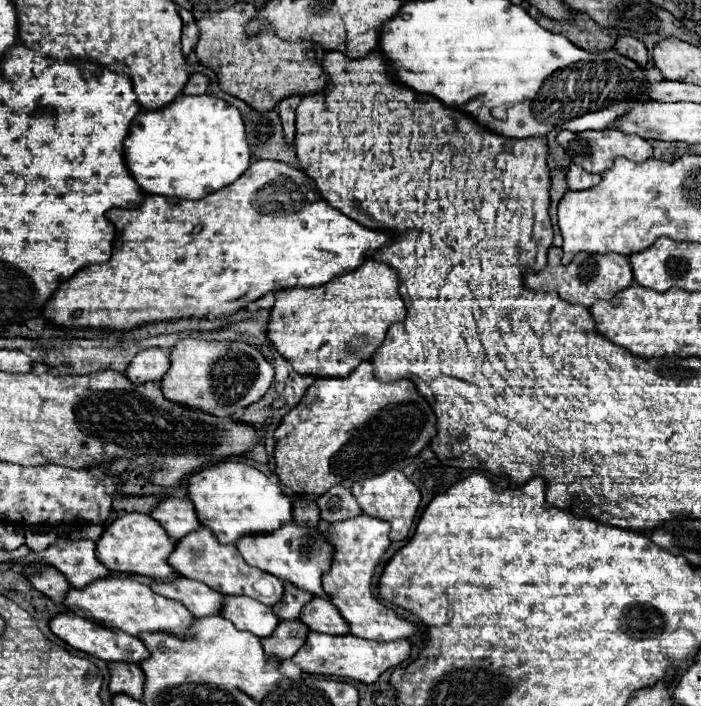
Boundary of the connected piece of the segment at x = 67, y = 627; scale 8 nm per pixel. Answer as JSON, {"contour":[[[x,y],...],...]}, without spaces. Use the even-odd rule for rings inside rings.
{"contour":[[[61,613],[55,617],[55,621],[51,621],[51,631],[63,639],[65,643],[69,643],[71,647],[83,651],[83,653],[89,653],[97,659],[103,659],[107,663],[111,661],[119,661],[119,663],[141,663],[145,659],[149,659],[149,651],[147,647],[143,645],[143,641],[139,637],[133,637],[133,635],[127,635],[119,629],[107,629],[103,625],[97,625],[93,621],[87,621],[79,615],[73,615],[73,613]]]}

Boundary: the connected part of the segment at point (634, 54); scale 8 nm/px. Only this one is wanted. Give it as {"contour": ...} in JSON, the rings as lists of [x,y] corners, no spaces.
{"contour":[[[631,35],[619,37],[619,41],[615,43],[615,49],[617,49],[621,55],[633,59],[633,61],[639,63],[639,65],[645,65],[647,59],[649,59],[649,57],[647,57],[647,47],[645,47],[645,43],[643,43],[641,39],[631,37]]]}

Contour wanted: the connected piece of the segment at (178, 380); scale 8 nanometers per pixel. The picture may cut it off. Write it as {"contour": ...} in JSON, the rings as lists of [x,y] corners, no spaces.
{"contour":[[[185,337],[179,339],[175,349],[171,349],[171,369],[163,377],[163,393],[167,399],[175,403],[183,403],[189,407],[203,409],[207,413],[219,415],[219,417],[237,417],[245,407],[251,403],[259,401],[265,391],[273,385],[273,369],[271,363],[251,345],[247,343],[237,343],[237,341],[203,341],[203,339],[193,339]]]}

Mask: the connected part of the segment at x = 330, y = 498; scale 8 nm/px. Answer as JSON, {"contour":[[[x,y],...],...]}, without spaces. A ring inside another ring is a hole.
{"contour":[[[335,485],[327,493],[323,493],[317,499],[317,505],[321,509],[321,519],[327,523],[345,521],[363,513],[353,493],[341,485]]]}

